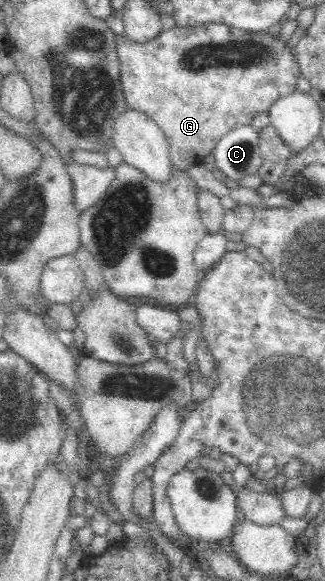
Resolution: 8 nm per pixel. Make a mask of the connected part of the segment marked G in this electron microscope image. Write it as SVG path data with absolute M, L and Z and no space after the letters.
M206 24L193 28L176 27L172 29L163 29L162 33L148 43L138 43L128 39L125 35L117 36L117 54L121 62L121 86L125 95L128 110L140 112L144 116L148 116L158 127L164 132L169 143L170 157L172 164L178 170L183 170L187 166L194 166L196 161L204 159L210 155L210 151L216 147L218 139L225 133L232 131L242 125L251 123L252 117L257 112L267 112L268 107L274 103L276 97L282 97L284 93L290 93L292 89L296 89L296 80L300 75L299 65L295 60L290 48L285 42L280 40L280 36L275 31L248 33L239 29L231 28L226 24Z

